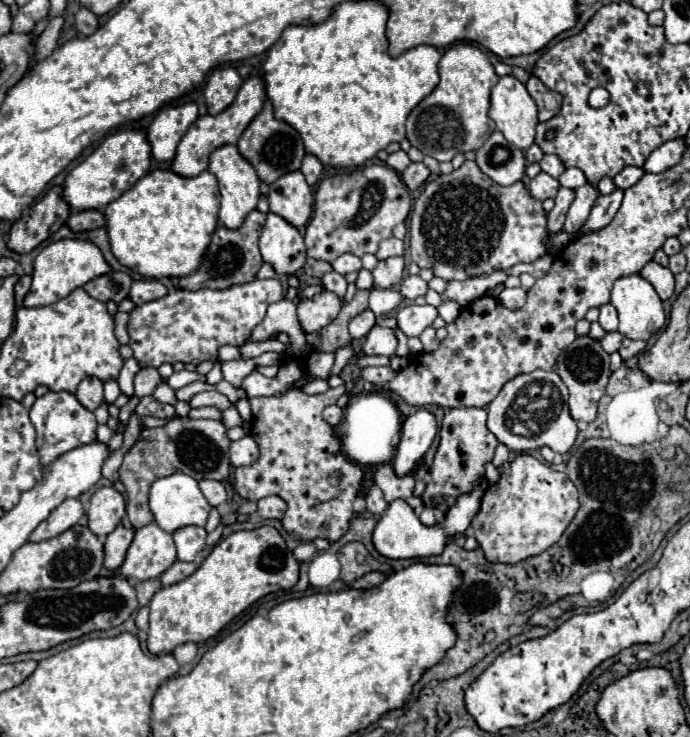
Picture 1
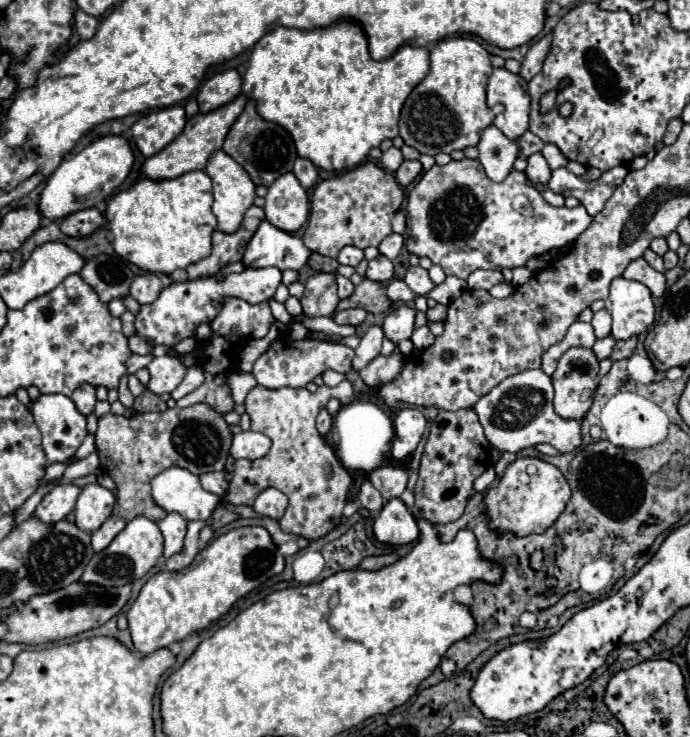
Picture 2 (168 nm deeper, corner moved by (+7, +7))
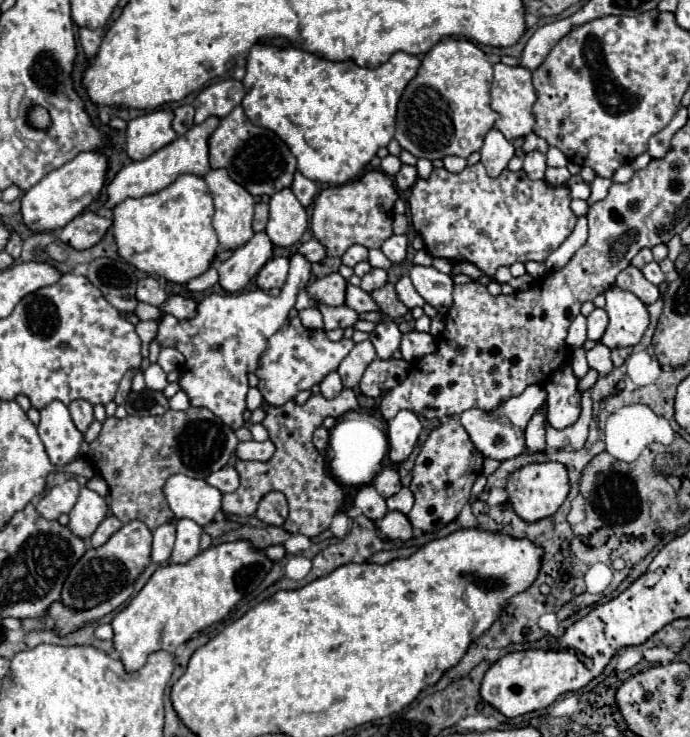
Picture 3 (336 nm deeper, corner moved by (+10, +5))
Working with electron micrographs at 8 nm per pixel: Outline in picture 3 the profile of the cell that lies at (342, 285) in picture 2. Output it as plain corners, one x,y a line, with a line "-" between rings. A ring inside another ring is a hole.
347,283
345,305
351,307
351,309
355,309
357,313
363,313
363,311
377,311
377,305
375,305
373,299
369,297
369,293
365,293
361,287
353,287
351,283

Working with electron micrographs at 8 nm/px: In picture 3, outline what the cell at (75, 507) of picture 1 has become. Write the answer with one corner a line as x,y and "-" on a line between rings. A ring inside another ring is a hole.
69,479
57,487
53,487
39,503
37,511
45,519
59,519
59,515
69,513
77,501
79,495
79,483
75,479

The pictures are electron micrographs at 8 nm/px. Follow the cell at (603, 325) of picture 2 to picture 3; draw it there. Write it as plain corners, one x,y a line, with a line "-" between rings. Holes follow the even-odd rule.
595,309
589,317
587,317
587,337
591,339
591,341
601,341
601,337
603,337
603,333
605,333
605,329
607,329
607,313
603,311
603,309

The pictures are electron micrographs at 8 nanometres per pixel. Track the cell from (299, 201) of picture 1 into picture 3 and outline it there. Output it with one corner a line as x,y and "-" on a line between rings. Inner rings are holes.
289,187
277,191
269,199
269,221
265,233
277,247
295,245
307,229
307,211

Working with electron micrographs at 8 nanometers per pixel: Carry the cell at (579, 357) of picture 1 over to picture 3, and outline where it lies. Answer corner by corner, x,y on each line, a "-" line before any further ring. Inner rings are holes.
571,359
565,361
545,383
547,391
547,421
555,429
565,429
579,419
581,391
579,377
575,377

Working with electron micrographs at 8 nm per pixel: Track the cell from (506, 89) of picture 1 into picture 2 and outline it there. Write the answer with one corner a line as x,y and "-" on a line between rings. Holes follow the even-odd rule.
504,67
494,69
488,81
488,105
504,105
504,111
494,119
494,125
512,141
528,131
530,97
526,91
528,81

